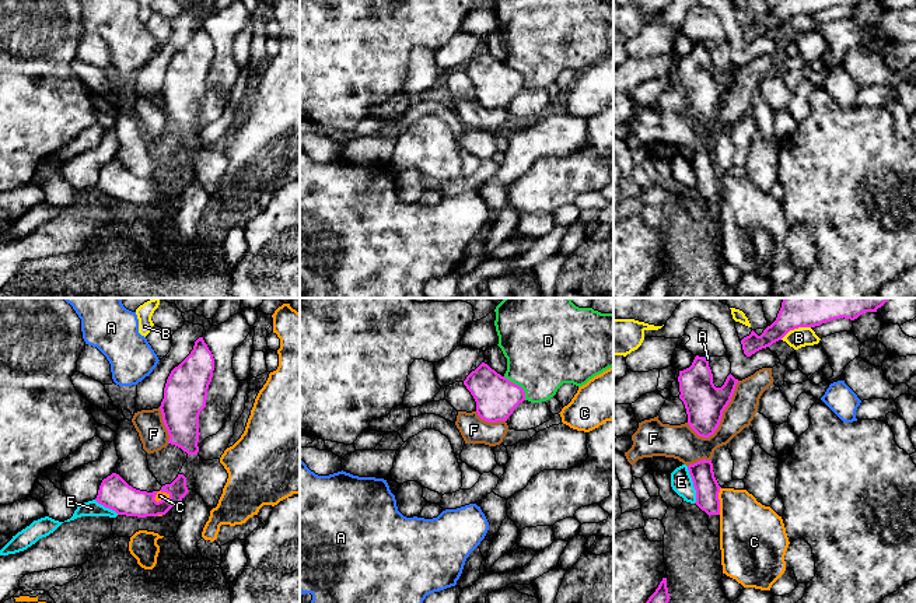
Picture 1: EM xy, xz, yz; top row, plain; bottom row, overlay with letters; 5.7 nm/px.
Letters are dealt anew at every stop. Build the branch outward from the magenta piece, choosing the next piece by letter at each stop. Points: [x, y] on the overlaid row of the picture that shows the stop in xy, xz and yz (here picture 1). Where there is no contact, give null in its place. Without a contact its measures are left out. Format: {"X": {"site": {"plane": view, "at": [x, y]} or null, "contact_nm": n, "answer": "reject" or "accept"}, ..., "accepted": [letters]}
{"A": {"site": {"plane": "yz", "at": [705, 358]}, "contact_nm": 50, "answer": "reject"}, "B": {"site": {"plane": "yz", "at": [794, 328]}, "contact_nm": 190, "answer": "reject"}, "C": {"site": {"plane": "yz", "at": [719, 501]}, "contact_nm": 160, "answer": "reject"}, "D": {"site": {"plane": "xz", "at": [517, 385]}, "contact_nm": 190, "answer": "reject"}, "E": {"site": {"plane": "yz", "at": [694, 484]}, "contact_nm": 220, "answer": "reject"}, "F": {"site": {"plane": "yz", "at": [722, 414]}, "contact_nm": 400, "answer": "reject"}, "accepted": []}

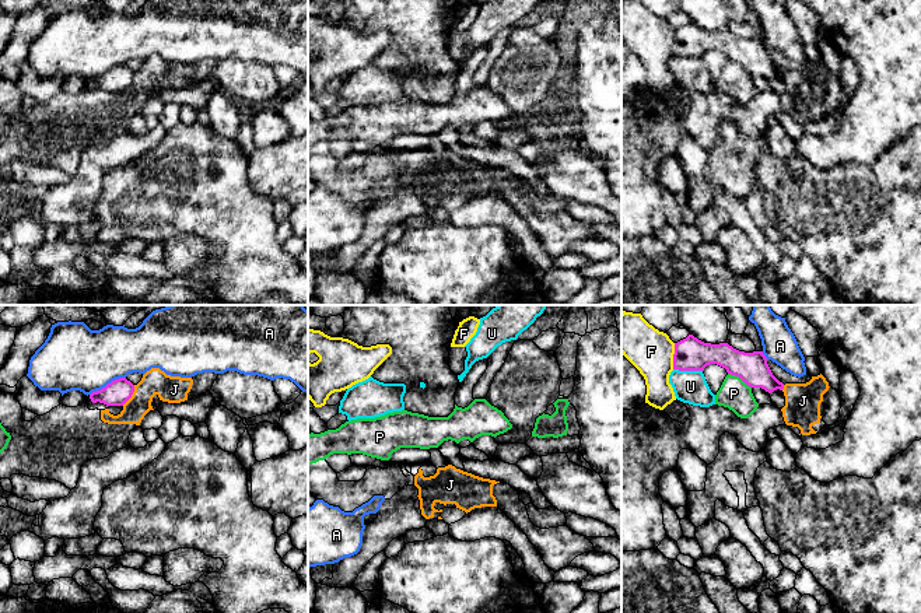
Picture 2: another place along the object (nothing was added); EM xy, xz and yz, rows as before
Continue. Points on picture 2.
{"A": {"site": {"plane": "xy", "at": [108, 384]}, "contact_nm": 240, "answer": "reject"}, "F": {"site": {"plane": "yz", "at": [673, 356]}, "contact_nm": 150, "answer": "reject"}, "J": {"site": {"plane": "xy", "at": [132, 393]}, "contact_nm": 140, "answer": "reject"}, "P": {"site": {"plane": "yz", "at": [739, 377]}, "contact_nm": 160, "answer": "reject"}, "U": {"site": {"plane": "yz", "at": [687, 370]}, "contact_nm": 170, "answer": "reject"}, "accepted": []}

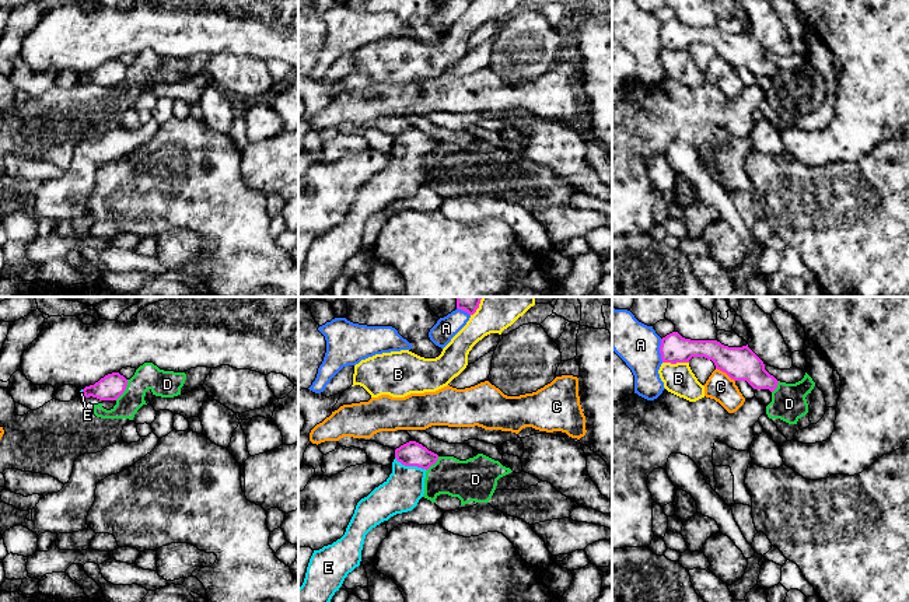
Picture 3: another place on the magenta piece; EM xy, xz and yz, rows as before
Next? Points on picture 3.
{"A": {"site": {"plane": "yz", "at": [660, 350]}, "contact_nm": 140, "answer": "reject"}, "B": {"site": {"plane": "yz", "at": [675, 363]}, "contact_nm": 150, "answer": "reject"}, "C": {"site": {"plane": "yz", "at": [726, 373]}, "contact_nm": 140, "answer": "reject"}, "D": {"site": {"plane": "xy", "at": [125, 388]}, "contact_nm": 140, "answer": "reject"}, "E": {"site": {"plane": "xz", "at": [411, 465]}, "contact_nm": 200, "answer": "accept"}, "accepted": ["E"]}

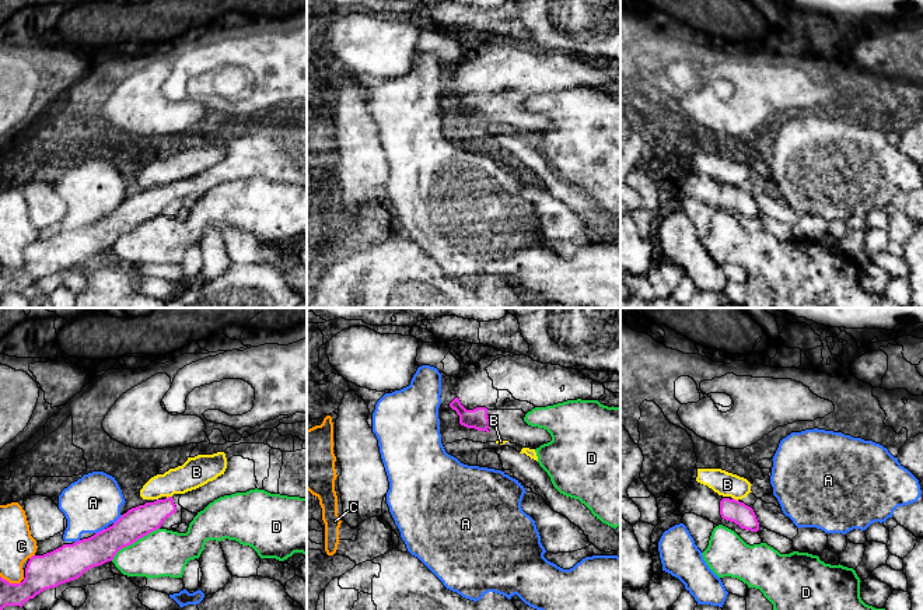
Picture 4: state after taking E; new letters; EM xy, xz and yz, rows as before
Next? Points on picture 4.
{"A": {"site": {"plane": "xy", "at": [101, 530]}, "contact_nm": 70, "answer": "reject"}, "B": {"site": {"plane": "xy", "at": [168, 497]}, "contact_nm": 40, "answer": "reject"}, "C": {"site": {"plane": "xy", "at": [31, 557]}, "contact_nm": 40, "answer": "reject"}, "D": {"site": {"plane": "xy", "at": [133, 542]}, "contact_nm": 340, "answer": "reject"}, "accepted": []}

